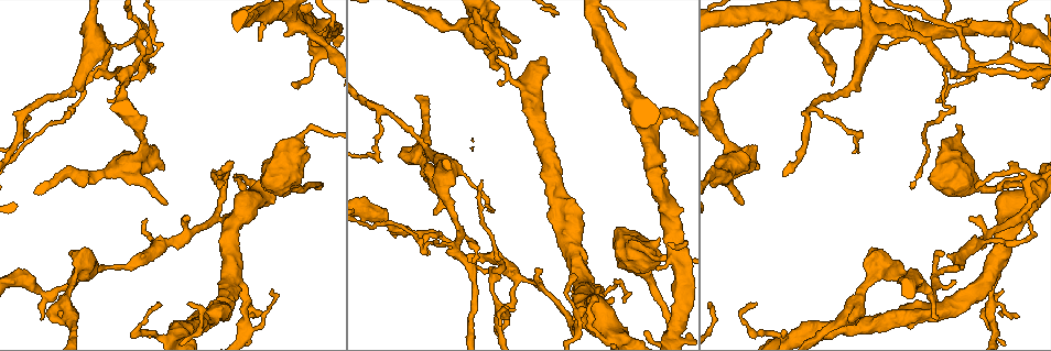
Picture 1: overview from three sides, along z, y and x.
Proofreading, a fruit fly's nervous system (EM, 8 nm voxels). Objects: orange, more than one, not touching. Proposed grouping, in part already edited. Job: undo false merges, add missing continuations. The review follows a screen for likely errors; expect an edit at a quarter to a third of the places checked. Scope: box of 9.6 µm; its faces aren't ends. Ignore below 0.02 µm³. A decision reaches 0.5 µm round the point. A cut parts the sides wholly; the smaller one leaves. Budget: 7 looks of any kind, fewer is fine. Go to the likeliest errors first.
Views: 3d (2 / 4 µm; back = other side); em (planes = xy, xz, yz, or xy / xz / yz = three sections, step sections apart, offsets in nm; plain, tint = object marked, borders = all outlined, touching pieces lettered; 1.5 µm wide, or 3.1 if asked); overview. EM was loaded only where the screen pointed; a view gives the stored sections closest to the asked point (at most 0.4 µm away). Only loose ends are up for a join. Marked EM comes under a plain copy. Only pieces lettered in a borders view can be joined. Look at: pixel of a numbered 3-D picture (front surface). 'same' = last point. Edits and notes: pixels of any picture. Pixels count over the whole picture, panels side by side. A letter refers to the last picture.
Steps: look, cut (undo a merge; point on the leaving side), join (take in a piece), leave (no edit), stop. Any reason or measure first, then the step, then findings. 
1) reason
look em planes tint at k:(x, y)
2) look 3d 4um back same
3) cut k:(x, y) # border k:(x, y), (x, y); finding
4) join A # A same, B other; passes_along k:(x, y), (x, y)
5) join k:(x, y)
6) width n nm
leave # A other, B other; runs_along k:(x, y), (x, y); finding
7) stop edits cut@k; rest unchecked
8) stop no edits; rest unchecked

end of a long branch
look em planes borders at 1:(496, 68)

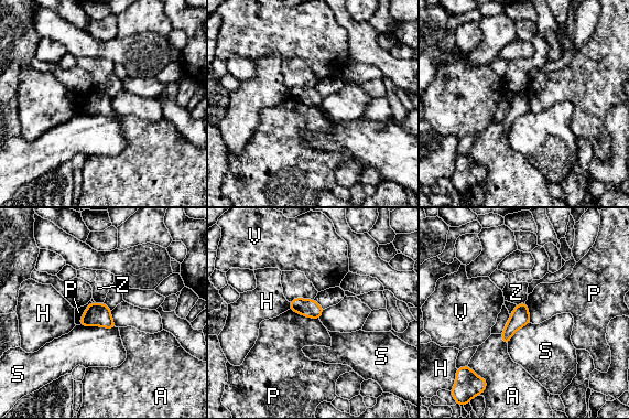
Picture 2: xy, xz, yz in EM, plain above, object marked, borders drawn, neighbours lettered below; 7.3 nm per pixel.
width 130 nm
leave # A other, H other, P other, S other, V other, Z other; border 2:(290, 308), (306, 317), (318, 319); none of them fits

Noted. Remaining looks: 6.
a fork
look em yz step 4 tint at 1:(452, 164)

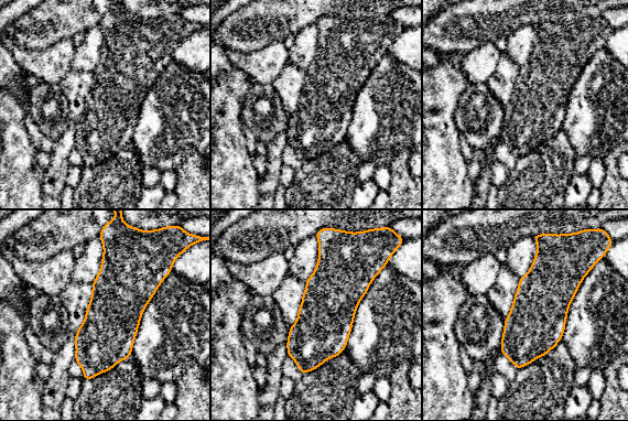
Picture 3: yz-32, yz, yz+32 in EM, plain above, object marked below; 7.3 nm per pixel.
cut it another way
look em planes borders same

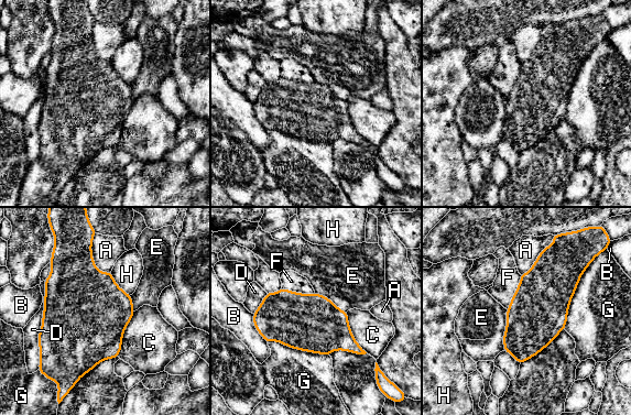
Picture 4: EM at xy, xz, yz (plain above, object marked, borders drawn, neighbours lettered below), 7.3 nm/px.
width 420 nm
leave # A other, B other, C other, D other, E other, F other, G other, H other; one neuron here

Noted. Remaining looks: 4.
sharp bend
look 3d 4um at 1:(70, 110)

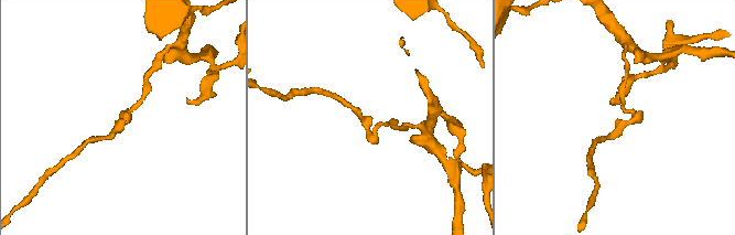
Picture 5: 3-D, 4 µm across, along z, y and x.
shape alone is not enough
look em yz step 4 tint at 5:(371, 135)

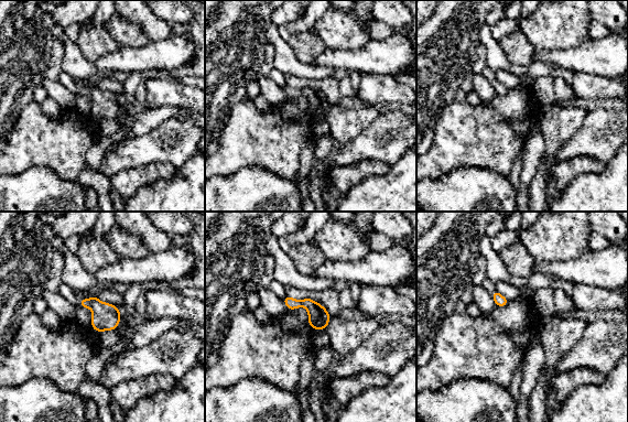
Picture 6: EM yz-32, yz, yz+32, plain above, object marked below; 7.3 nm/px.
cut it another way
look em planes borders same

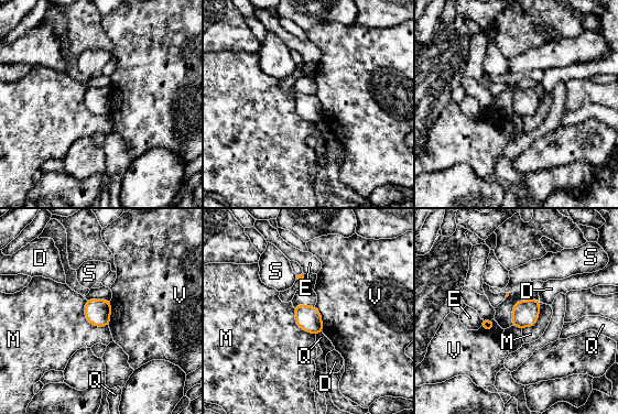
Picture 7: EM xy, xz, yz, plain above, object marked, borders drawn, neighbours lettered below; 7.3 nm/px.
longest_contact M 260 nm
leave # D other, E other, M other, Q other, S other, V other; border 7:(314, 306), (320, 313), (323, 331); all the same neuron

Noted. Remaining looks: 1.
stop no edits; rest unchecked

